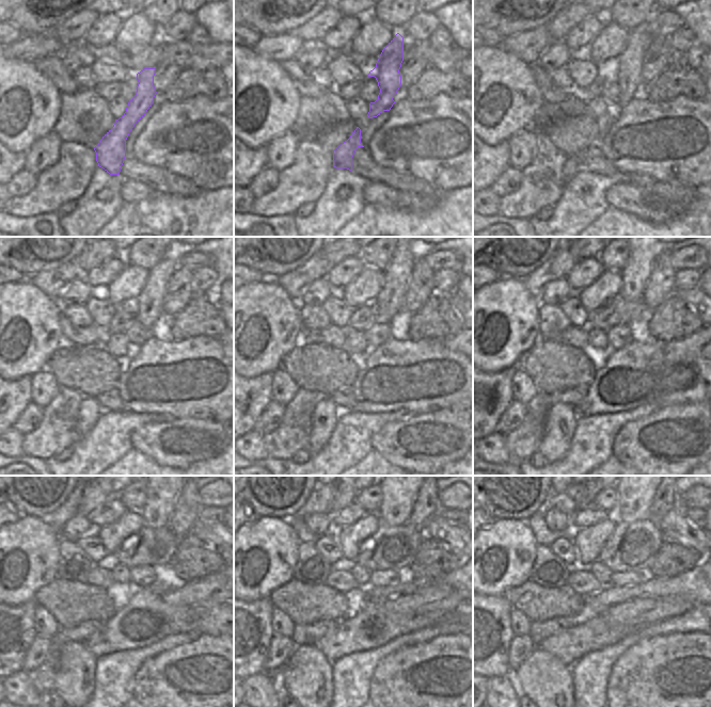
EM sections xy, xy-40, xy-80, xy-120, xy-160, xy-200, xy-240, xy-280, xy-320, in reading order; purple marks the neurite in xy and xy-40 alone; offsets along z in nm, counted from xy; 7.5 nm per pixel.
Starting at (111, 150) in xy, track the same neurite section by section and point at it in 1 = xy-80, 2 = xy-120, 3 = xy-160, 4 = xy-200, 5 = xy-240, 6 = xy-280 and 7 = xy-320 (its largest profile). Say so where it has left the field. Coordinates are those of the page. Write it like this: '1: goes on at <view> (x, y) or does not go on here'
1: goes on at xy-80 (627, 66)
2: goes on at xy-120 (149, 301)
3: goes on at xy-160 (390, 300)
4: goes on at xy-200 (634, 275)
5: goes on at xy-240 (160, 501)
6: goes on at xy-280 (398, 497)
7: goes on at xy-320 (635, 498)

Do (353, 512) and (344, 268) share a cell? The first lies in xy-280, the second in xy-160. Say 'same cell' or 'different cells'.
same cell

